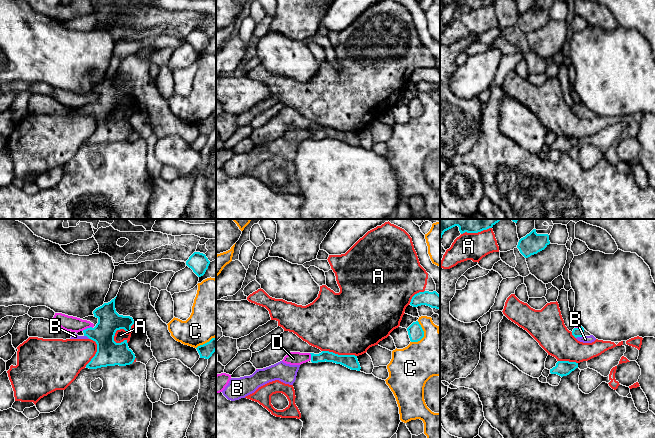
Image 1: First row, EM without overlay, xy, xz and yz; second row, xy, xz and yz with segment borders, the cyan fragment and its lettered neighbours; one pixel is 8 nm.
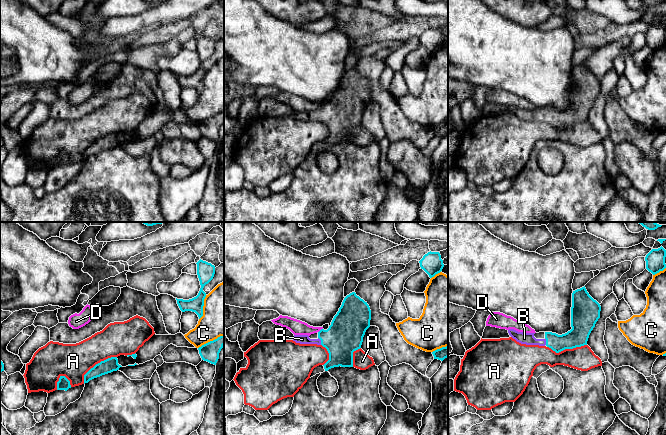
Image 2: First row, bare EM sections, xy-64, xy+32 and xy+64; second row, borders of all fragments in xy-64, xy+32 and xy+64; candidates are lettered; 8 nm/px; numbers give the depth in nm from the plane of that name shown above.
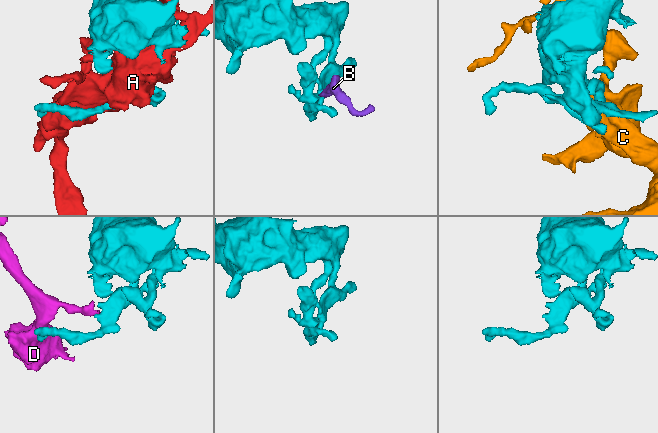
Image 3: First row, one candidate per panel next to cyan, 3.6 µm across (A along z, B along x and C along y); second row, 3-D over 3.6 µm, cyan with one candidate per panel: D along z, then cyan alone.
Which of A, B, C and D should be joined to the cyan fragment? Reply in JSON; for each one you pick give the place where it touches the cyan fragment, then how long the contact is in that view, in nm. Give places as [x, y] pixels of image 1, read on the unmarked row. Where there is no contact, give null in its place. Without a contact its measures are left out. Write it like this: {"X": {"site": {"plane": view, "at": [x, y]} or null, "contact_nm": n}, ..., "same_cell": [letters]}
{"B": {"site": {"plane": "yz", "at": [579, 112]}, "contact_nm": 70}, "same_cell": ["B"]}

